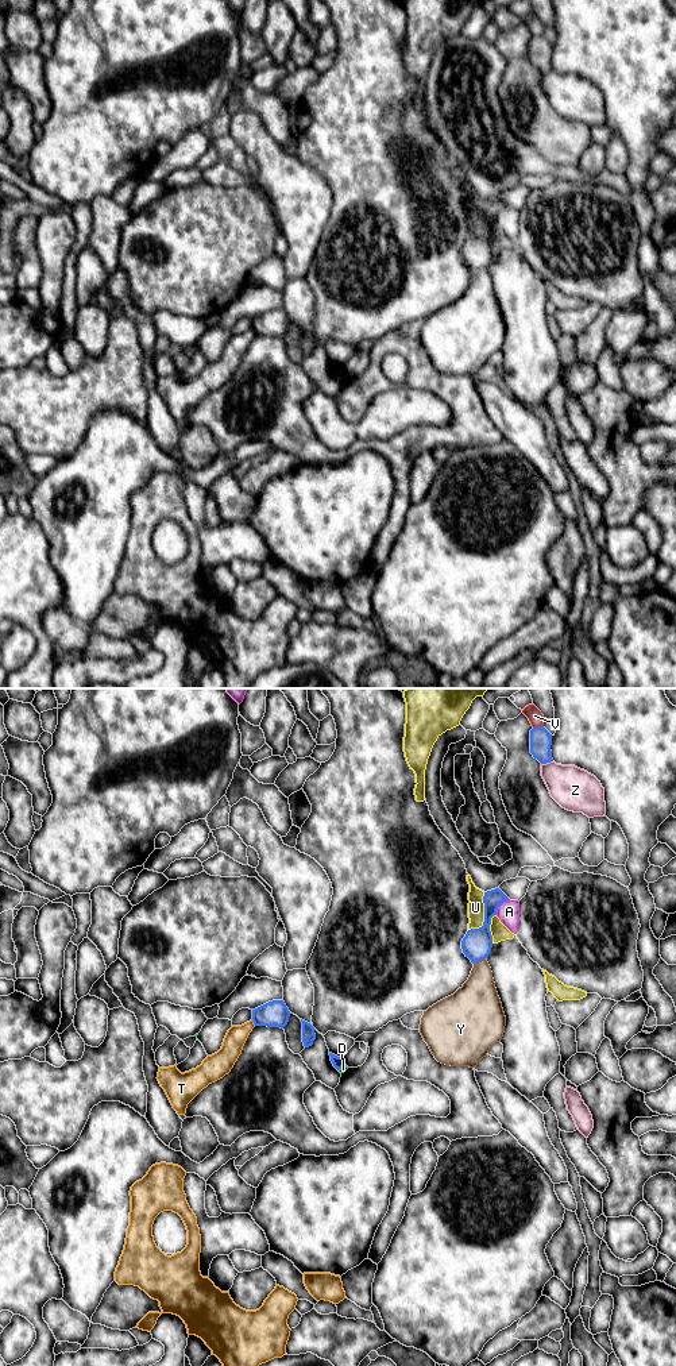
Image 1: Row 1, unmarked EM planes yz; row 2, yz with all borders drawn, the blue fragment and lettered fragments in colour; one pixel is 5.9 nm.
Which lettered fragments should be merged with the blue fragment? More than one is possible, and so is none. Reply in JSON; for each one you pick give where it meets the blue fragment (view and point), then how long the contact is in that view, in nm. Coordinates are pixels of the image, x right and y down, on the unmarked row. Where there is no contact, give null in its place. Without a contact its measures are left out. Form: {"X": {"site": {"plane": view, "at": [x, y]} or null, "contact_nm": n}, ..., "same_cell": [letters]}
{"same_cell": []}

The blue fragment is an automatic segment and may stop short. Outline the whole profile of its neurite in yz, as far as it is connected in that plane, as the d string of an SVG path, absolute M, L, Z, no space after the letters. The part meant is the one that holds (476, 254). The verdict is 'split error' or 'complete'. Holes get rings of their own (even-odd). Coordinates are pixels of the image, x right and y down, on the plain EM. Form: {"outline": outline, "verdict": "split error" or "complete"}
{"outline": "M499 197L484 201L483 235L468 239L461 250L463 262L471 269L472 273L486 269L490 263L492 256L492 244L490 240L491 227L497 224L498 216L506 209L509 209L509 207Z", "verdict": "complete"}

